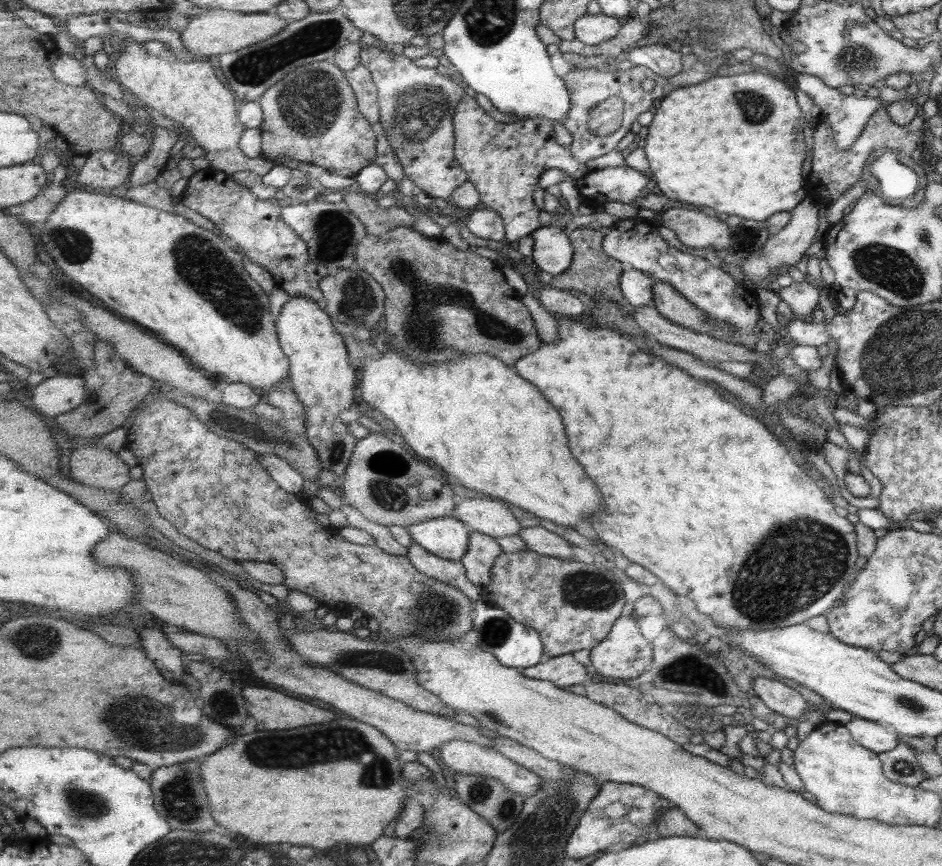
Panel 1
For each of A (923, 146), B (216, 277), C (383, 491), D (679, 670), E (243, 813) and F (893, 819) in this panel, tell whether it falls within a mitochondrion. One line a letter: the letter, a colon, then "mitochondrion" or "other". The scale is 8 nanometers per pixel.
A: other
B: mitochondrion
C: mitochondrion
D: mitochondrion
E: other
F: other

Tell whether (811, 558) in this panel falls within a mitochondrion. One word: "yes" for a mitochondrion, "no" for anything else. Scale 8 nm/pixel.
yes

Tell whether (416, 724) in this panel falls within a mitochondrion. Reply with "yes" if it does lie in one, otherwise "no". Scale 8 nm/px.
no

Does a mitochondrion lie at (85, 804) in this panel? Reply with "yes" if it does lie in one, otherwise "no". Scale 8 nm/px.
yes

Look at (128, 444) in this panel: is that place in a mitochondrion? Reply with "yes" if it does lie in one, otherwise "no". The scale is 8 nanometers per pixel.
no

